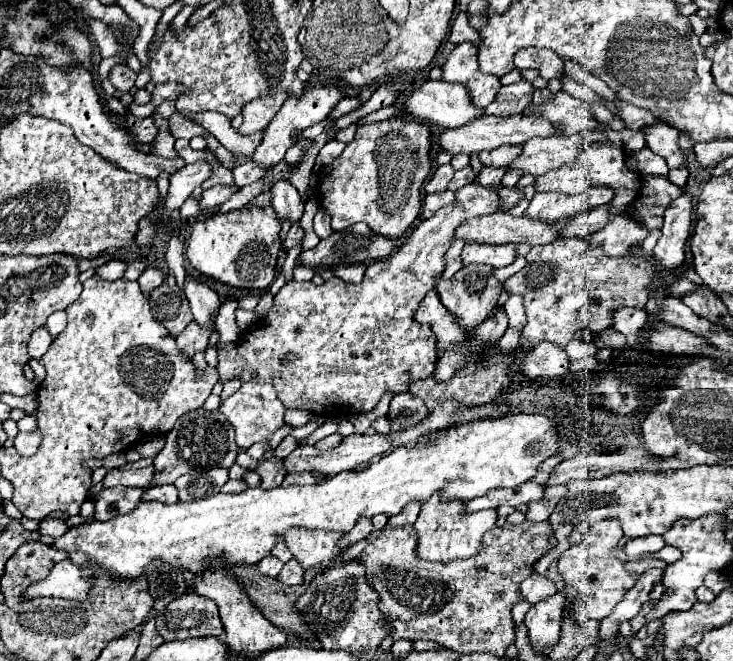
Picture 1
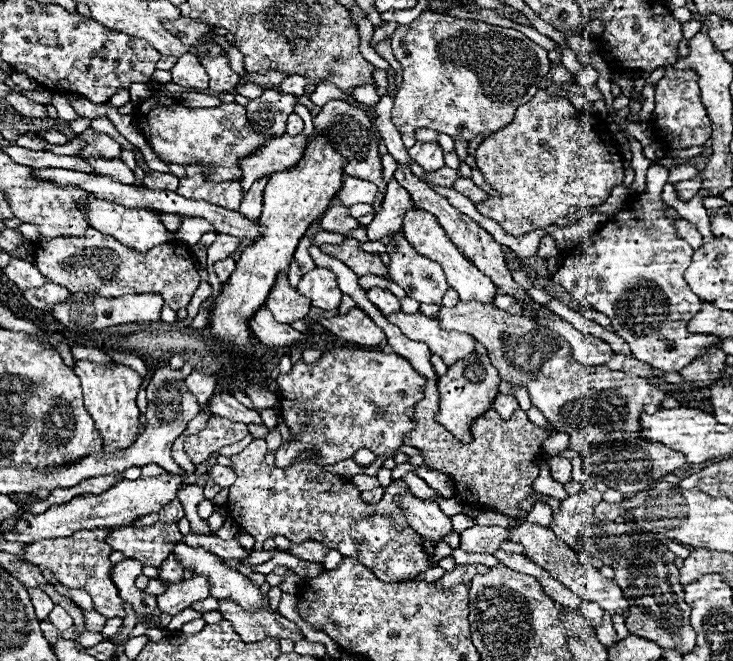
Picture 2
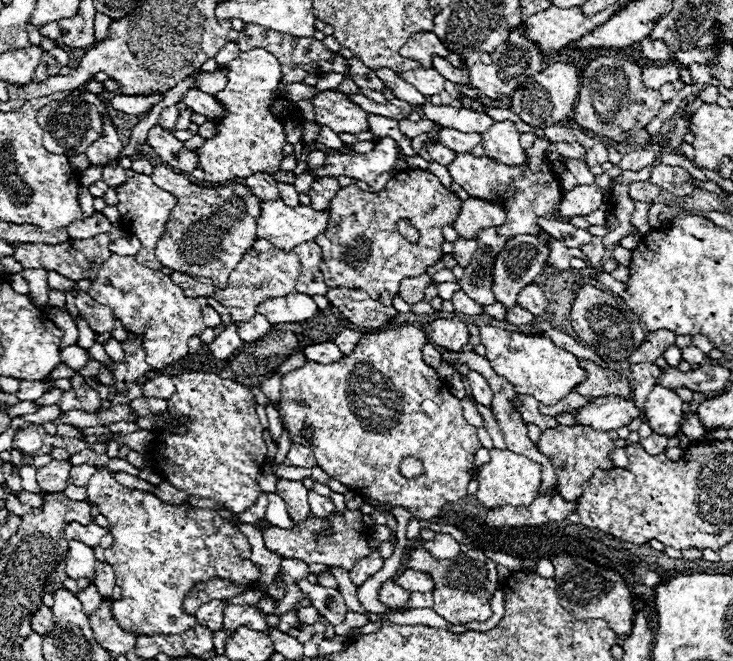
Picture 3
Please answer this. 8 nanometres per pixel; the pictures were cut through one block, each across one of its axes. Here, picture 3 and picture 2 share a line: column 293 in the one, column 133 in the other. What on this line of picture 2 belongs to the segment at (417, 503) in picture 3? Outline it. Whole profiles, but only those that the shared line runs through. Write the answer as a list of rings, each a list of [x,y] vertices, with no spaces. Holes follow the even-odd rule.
[[[78,360],[74,364],[74,372],[82,380],[84,406],[88,414],[94,418],[96,428],[104,436],[102,450],[116,452],[116,450],[130,446],[136,440],[136,426],[138,426],[138,416],[140,416],[140,410],[136,406],[136,396],[142,388],[142,378],[134,370],[122,364],[102,366],[102,364],[94,364],[88,360]]]

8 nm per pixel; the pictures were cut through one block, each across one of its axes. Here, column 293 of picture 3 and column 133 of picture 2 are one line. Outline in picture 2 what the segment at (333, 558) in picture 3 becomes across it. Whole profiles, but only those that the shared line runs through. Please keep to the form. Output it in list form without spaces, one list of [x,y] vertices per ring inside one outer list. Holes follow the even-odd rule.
[[[156,522],[152,526],[120,526],[116,528],[106,542],[126,558],[140,560],[144,566],[158,566],[172,554],[174,542],[182,538],[176,524]]]

